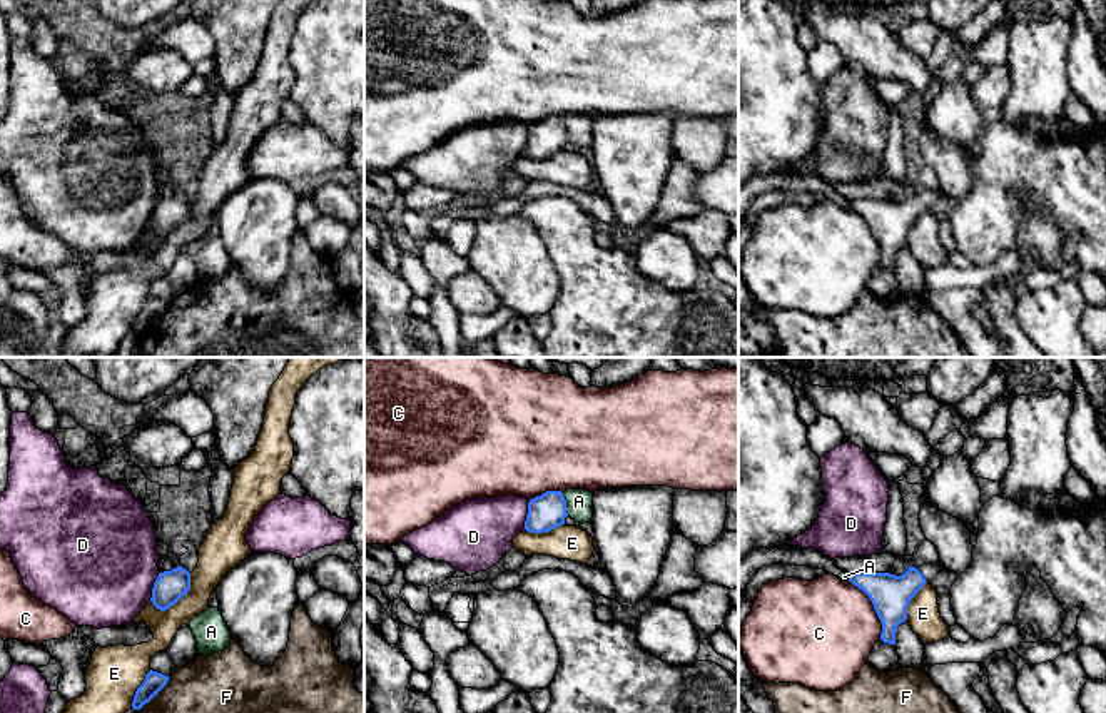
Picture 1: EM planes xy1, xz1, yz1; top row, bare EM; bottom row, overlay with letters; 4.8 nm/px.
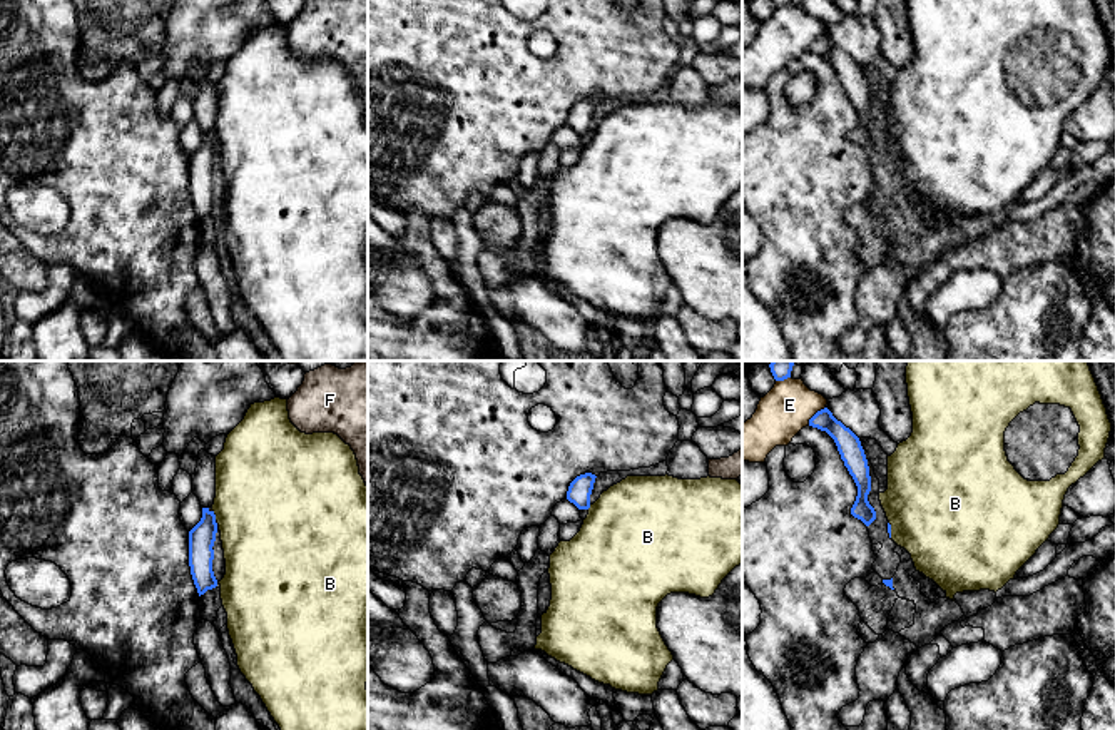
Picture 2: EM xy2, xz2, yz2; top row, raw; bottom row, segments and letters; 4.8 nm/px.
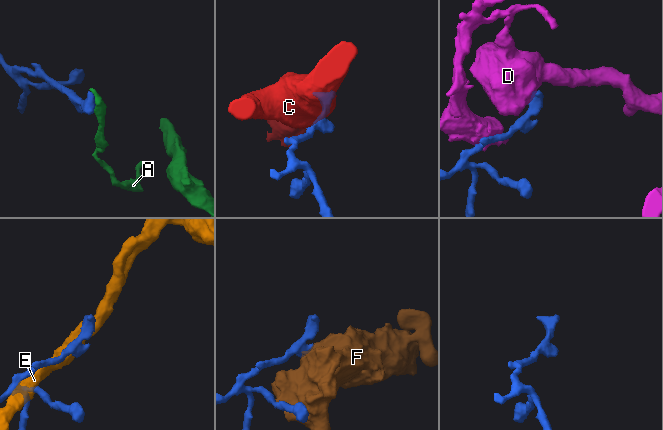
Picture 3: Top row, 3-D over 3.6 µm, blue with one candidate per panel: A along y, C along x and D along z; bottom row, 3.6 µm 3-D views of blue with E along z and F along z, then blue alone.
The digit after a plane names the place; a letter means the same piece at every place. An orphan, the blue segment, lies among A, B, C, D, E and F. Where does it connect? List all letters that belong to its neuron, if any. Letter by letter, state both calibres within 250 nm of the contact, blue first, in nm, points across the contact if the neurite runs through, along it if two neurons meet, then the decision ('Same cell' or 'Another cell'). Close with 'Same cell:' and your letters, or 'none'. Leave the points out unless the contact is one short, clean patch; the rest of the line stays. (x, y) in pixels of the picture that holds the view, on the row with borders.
A: Thickness 170 nm (blue) against 130 nm. Boundary: xz1 (562, 493), (568, 515). Another cell
B: Thickness 130 nm (blue) against 480 nm. Boundary: xy2 (213, 510), (216, 520). Another cell
C: Thickness 190 nm (blue) against 480 nm. Another cell
D: Thickness 170 nm (blue) against 320 nm. Another cell
E: Thickness 150 nm (blue) against 150 nm. Another cell
F: Thickness 100 nm (blue) against 260 nm. Another cell
Same cell: none

